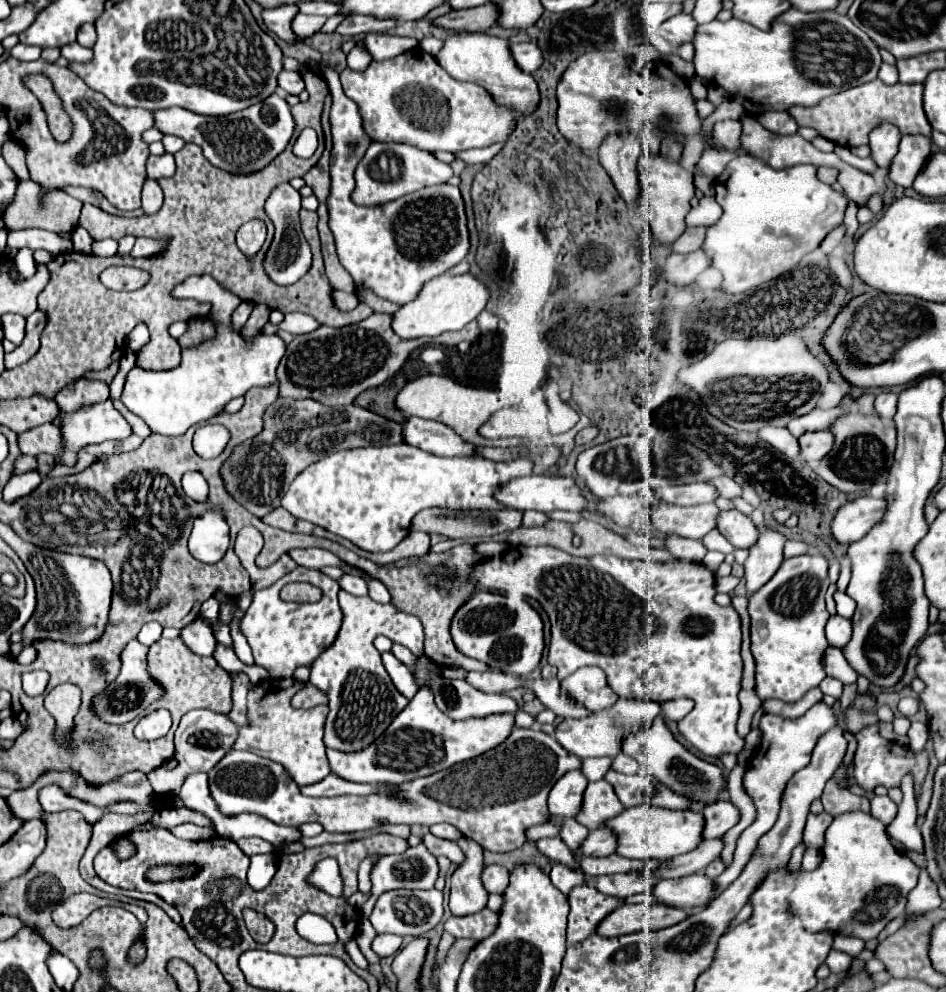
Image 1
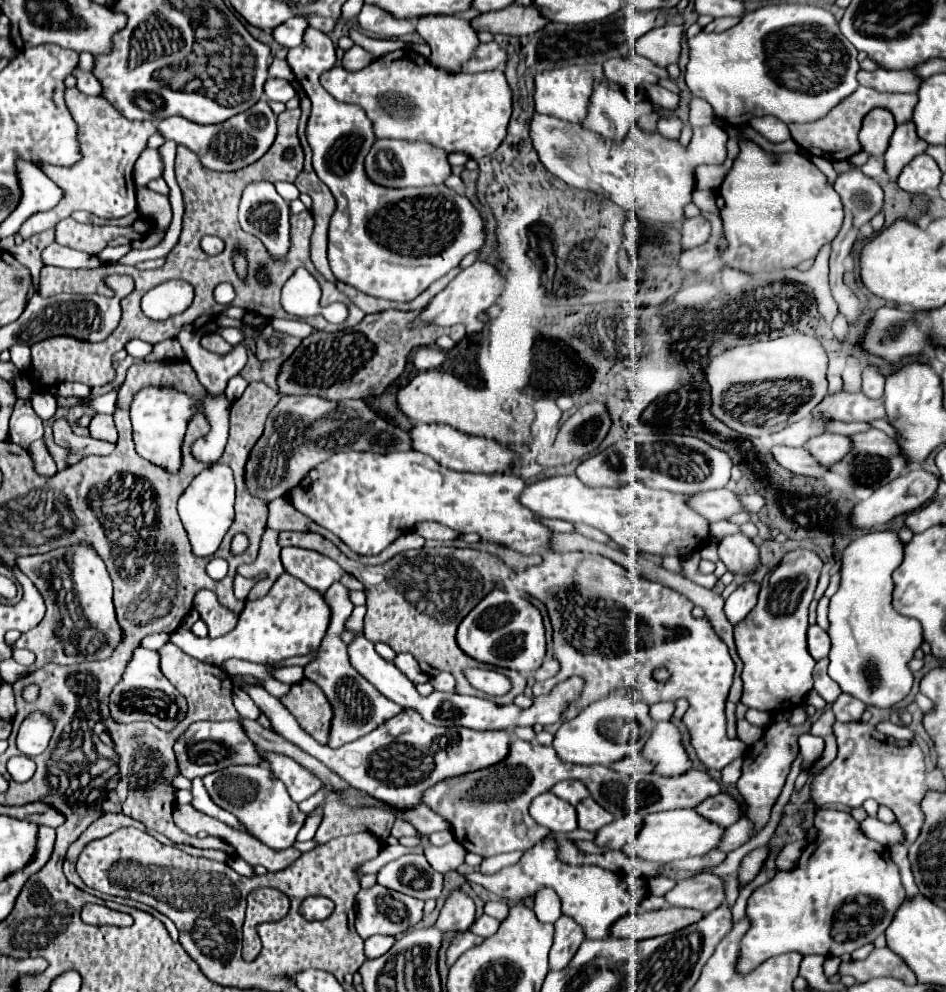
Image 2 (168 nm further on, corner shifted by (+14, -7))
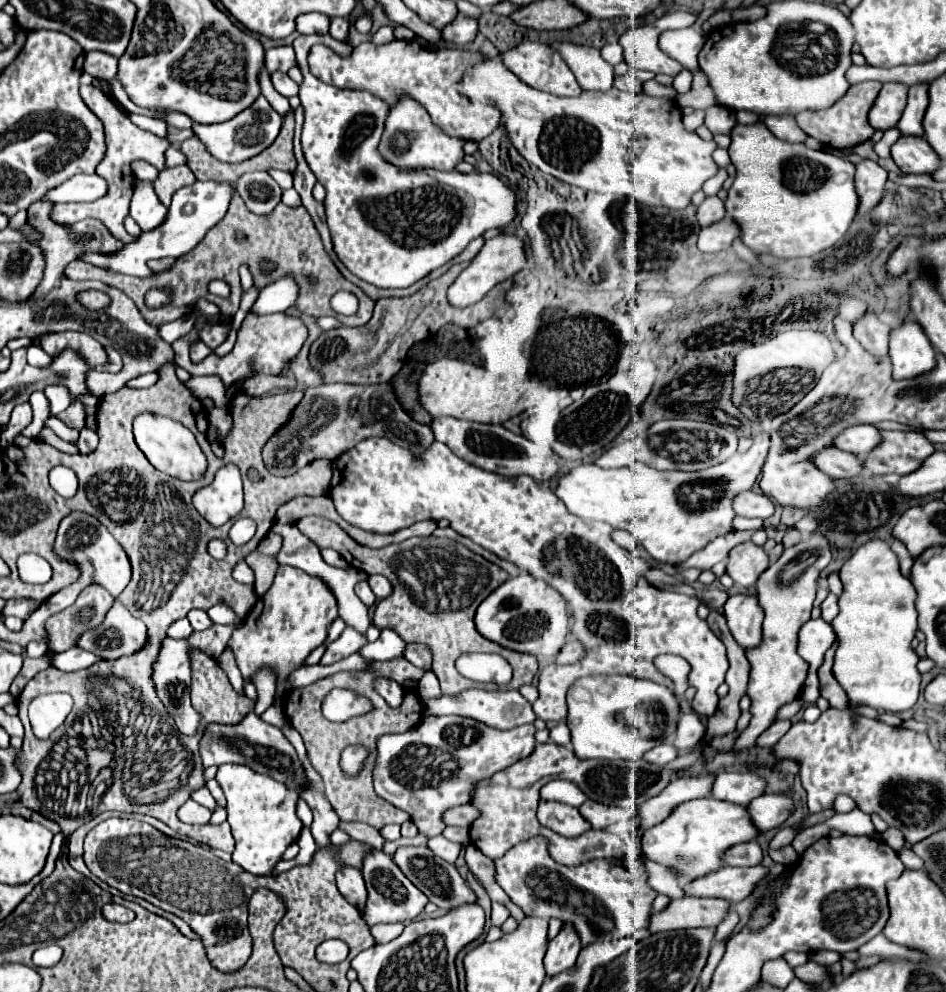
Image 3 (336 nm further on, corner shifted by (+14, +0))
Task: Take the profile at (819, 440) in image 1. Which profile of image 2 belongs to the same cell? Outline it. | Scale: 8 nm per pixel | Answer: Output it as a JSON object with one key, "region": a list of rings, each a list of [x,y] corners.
{"region":[[[820,434],[808,442],[810,454],[818,458],[822,464],[834,464],[840,462],[850,450],[852,450],[852,440],[848,436],[840,434]]]}

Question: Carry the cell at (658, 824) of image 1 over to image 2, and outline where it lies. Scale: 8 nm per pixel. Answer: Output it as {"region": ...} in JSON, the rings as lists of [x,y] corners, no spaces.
{"region":[[[666,810],[666,812],[650,813],[644,816],[644,826],[638,832],[636,842],[628,844],[624,850],[630,856],[638,856],[642,860],[668,864],[674,860],[690,858],[690,856],[704,856],[710,850],[714,850],[722,840],[724,828],[702,818],[696,810]]]}

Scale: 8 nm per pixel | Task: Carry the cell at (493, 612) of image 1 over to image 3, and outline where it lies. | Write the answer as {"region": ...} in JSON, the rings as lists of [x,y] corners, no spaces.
{"region":[[[528,573],[510,577],[496,591],[492,591],[478,607],[474,615],[476,631],[486,639],[512,649],[534,655],[538,659],[556,657],[564,645],[564,637],[570,631],[564,599],[558,591]]]}

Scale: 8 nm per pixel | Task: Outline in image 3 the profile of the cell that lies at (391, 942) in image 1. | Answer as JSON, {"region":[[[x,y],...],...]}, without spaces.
{"region":[[[390,923],[390,925],[374,925],[370,927],[370,933],[376,943],[388,943],[396,939],[402,933],[402,929],[404,929],[402,923]]]}

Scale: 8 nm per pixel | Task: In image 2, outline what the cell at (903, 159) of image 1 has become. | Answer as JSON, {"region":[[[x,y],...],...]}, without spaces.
{"region":[[[912,120],[898,124],[892,138],[890,138],[890,146],[884,154],[888,178],[896,180],[902,166],[906,166],[906,162],[910,162],[914,156],[926,152],[926,148],[928,148],[928,144],[922,138],[918,138]]]}

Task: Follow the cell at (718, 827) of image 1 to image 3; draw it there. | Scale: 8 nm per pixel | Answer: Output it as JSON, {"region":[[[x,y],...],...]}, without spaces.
{"region":[[[718,773],[712,785],[712,797],[746,807],[750,799],[764,793],[764,779],[752,773]]]}

